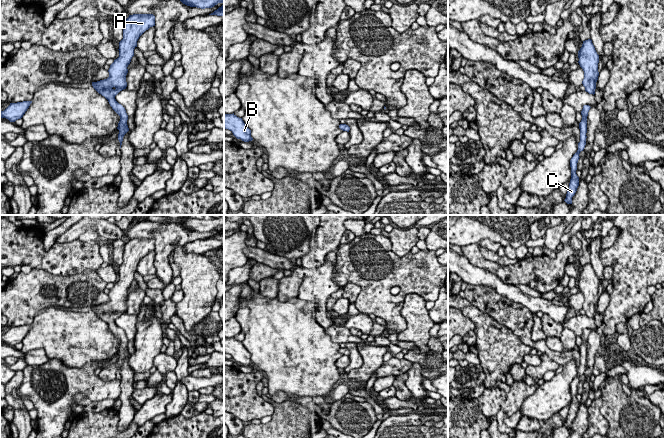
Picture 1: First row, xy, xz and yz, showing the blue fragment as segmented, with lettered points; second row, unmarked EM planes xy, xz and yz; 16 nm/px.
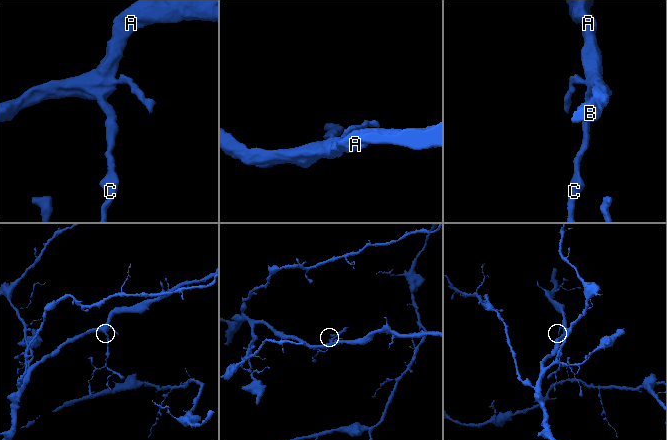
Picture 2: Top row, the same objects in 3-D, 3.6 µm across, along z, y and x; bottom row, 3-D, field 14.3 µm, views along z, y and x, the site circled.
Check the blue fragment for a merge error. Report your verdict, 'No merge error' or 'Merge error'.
No merge error

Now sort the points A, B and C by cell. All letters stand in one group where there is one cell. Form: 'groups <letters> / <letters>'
groups A B C

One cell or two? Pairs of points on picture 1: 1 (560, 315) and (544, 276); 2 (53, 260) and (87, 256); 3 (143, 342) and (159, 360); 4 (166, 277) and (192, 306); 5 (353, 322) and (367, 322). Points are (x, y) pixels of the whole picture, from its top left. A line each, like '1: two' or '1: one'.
1: two
2: one
3: two
4: two
5: one

